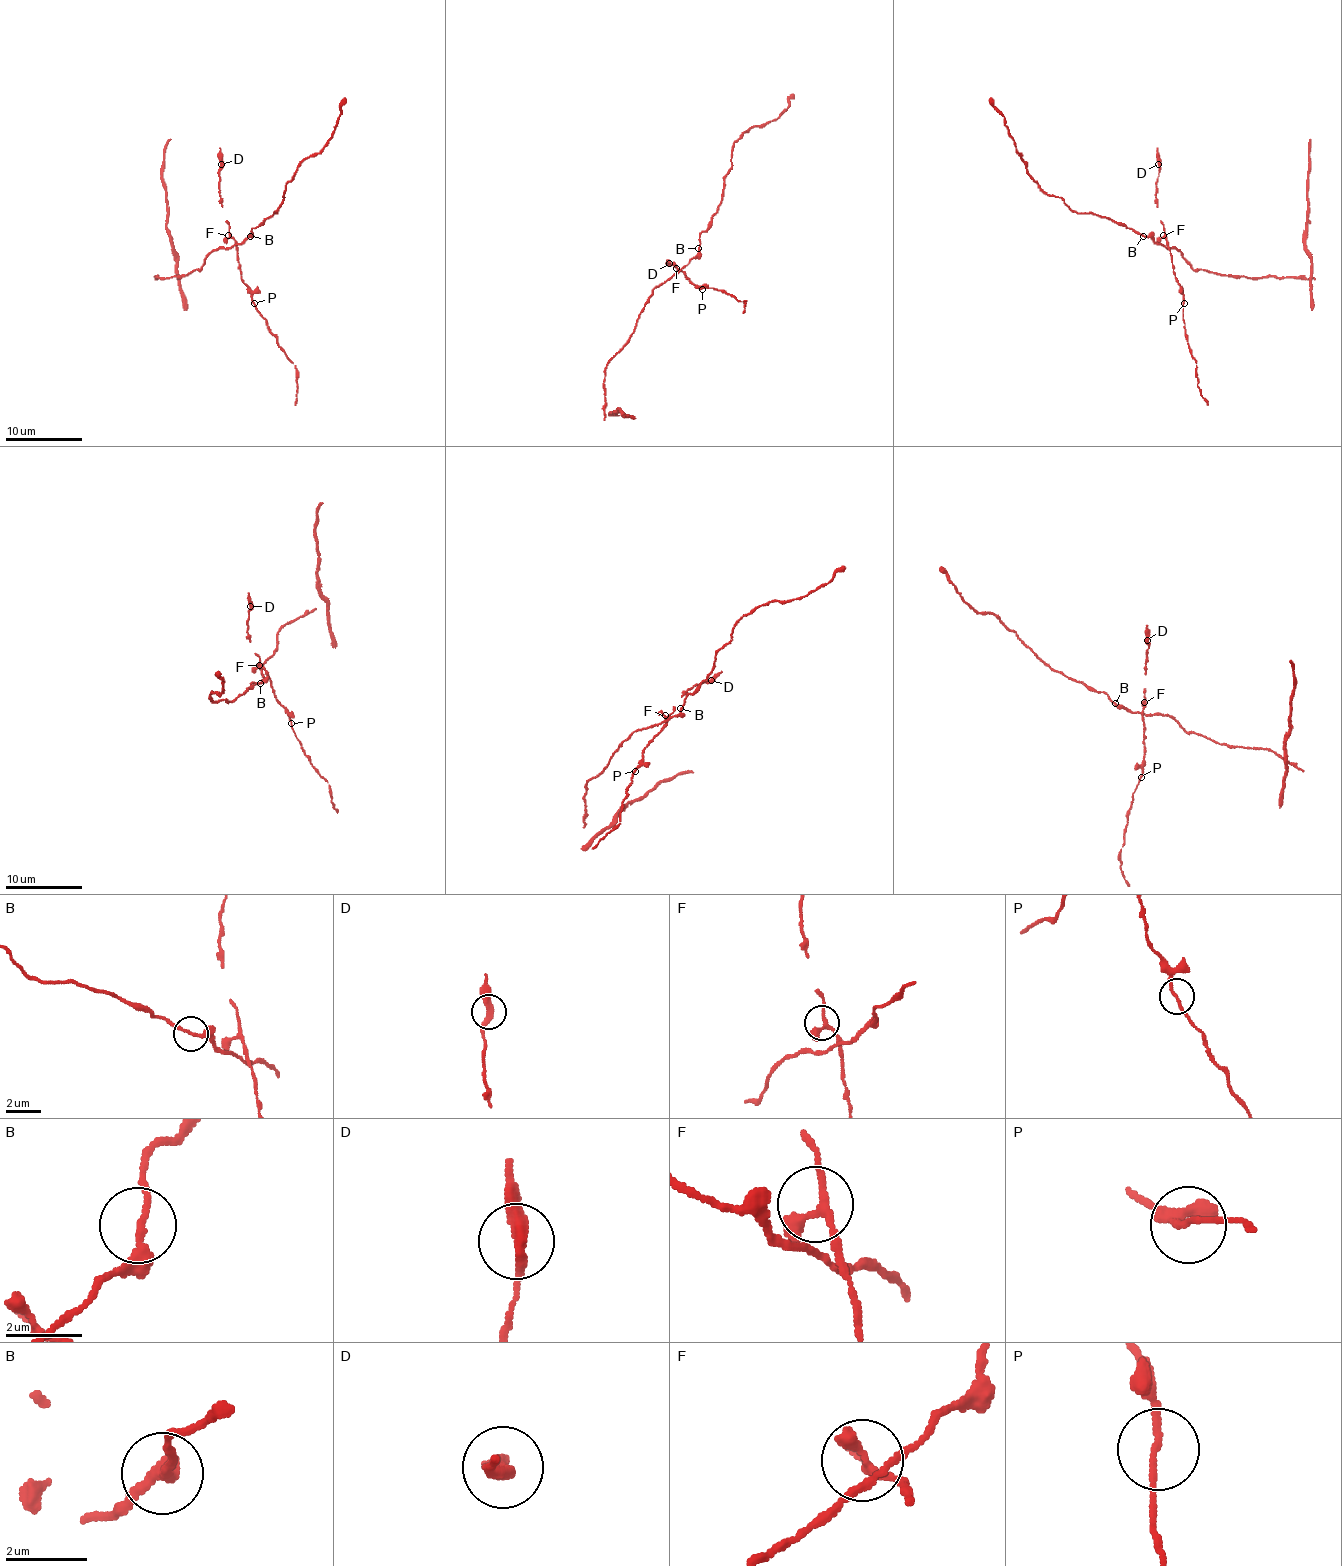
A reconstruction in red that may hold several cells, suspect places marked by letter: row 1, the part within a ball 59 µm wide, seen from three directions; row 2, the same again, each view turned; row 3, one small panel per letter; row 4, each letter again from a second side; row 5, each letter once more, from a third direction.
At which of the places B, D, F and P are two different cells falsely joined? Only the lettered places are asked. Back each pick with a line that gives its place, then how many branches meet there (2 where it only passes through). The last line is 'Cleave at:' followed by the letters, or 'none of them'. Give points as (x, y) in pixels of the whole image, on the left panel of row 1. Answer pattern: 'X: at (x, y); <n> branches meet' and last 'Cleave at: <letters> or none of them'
Cleave at: none of them

